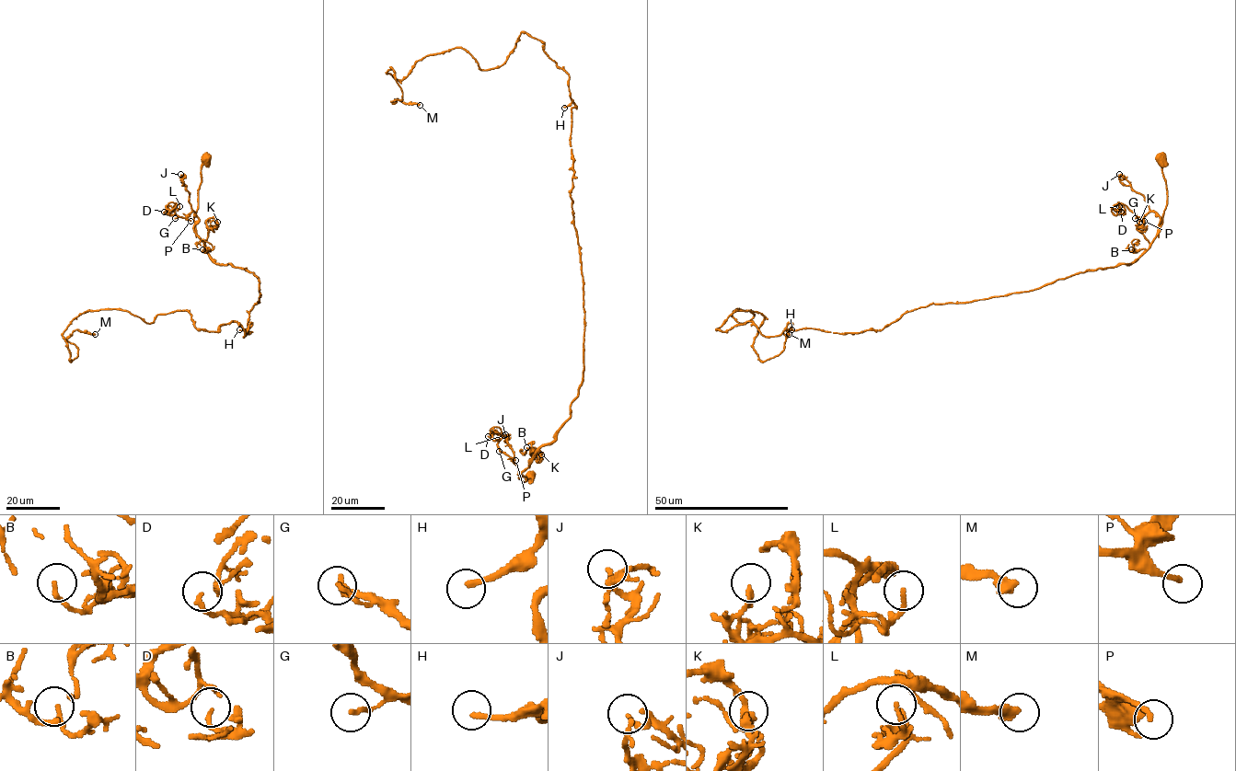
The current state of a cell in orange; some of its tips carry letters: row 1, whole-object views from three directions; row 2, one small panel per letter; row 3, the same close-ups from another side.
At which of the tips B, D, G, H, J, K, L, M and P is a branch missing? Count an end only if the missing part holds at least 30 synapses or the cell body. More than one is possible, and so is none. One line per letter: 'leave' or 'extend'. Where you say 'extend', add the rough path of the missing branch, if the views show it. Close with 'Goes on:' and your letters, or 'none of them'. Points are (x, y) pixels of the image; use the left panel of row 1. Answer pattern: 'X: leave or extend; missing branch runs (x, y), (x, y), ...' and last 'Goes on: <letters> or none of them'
B: leave
D: leave
G: leave
H: extend; missing branch runs (239, 329), (240, 291), (190, 239), (205, 177), (170, 55)
J: leave
K: leave
L: leave
M: leave
P: leave
Goes on: H

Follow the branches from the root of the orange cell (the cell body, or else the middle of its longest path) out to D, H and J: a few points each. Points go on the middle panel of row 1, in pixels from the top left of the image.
D: (532, 476), (523, 482), (515, 463), (500, 451), (497, 443), (501, 438), (495, 441), (488, 436)
H: (532, 476), (524, 482), (518, 477), (570, 416), (583, 380), (583, 285), (570, 194), (576, 106), (564, 108)
J: (532, 476), (524, 482), (518, 477), (523, 476), (514, 462), (514, 452), (505, 434)

